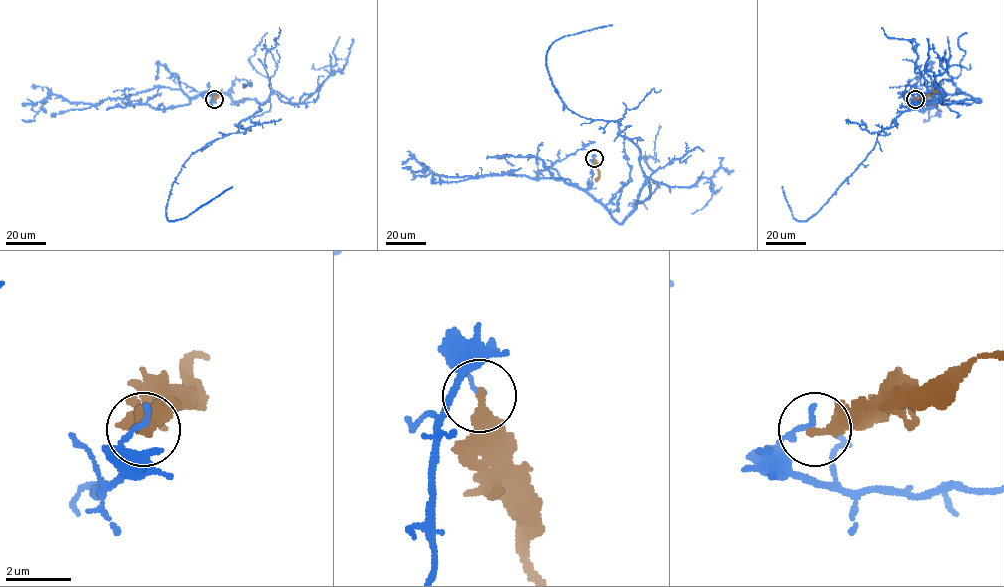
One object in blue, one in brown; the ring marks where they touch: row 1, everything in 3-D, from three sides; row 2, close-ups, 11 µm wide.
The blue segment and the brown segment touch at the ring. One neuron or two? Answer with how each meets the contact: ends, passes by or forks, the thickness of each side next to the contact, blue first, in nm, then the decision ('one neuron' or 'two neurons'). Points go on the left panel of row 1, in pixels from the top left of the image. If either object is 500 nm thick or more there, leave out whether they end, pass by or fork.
blue ends | brown ends | 160/420 nm | two neurons

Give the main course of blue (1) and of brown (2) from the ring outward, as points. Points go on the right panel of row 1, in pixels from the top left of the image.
1: (915, 99), (966, 93), (980, 101), (906, 109), (878, 133), (867, 157), (805, 221), (793, 217), (782, 186)
2: (915, 99), (939, 91)

